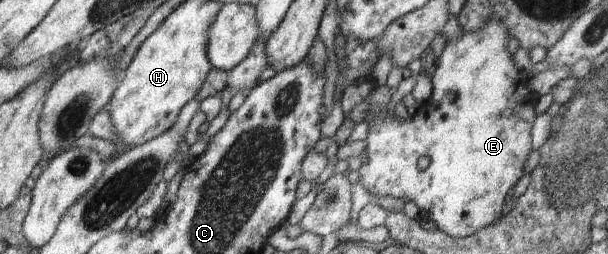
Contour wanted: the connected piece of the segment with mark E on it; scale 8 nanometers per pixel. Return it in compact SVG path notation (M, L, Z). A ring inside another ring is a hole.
M496 18L496 20L488 20L484 24L484 28L480 28L478 32L462 32L462 35L455 39L447 40L446 46L442 51L442 54L437 60L437 67L432 75L431 81L433 91L430 98L421 105L418 106L414 116L408 117L408 120L402 120L398 118L396 114L386 114L387 103L392 98L393 90L388 85L380 85L374 87L369 94L370 102L370 115L372 122L368 126L368 136L365 139L367 147L364 154L368 157L368 163L362 165L358 170L353 173L352 177L355 183L362 184L370 193L371 199L375 202L376 198L380 196L392 196L394 198L405 198L406 202L414 202L417 206L424 206L423 217L425 219L435 222L438 230L445 232L448 236L454 238L464 238L478 232L482 228L494 224L500 216L502 216L502 210L505 208L505 204L508 202L508 198L511 196L512 188L514 188L516 182L524 176L524 166L528 160L530 152L533 151L533 146L530 145L530 128L532 128L532 122L536 117L536 112L532 108L530 102L524 102L523 95L527 92L529 82L521 82L524 77L520 78L520 71L514 66L514 58L508 49L508 38L510 38L504 24ZM426 156L430 158L430 163L425 170L418 168L418 160Z

